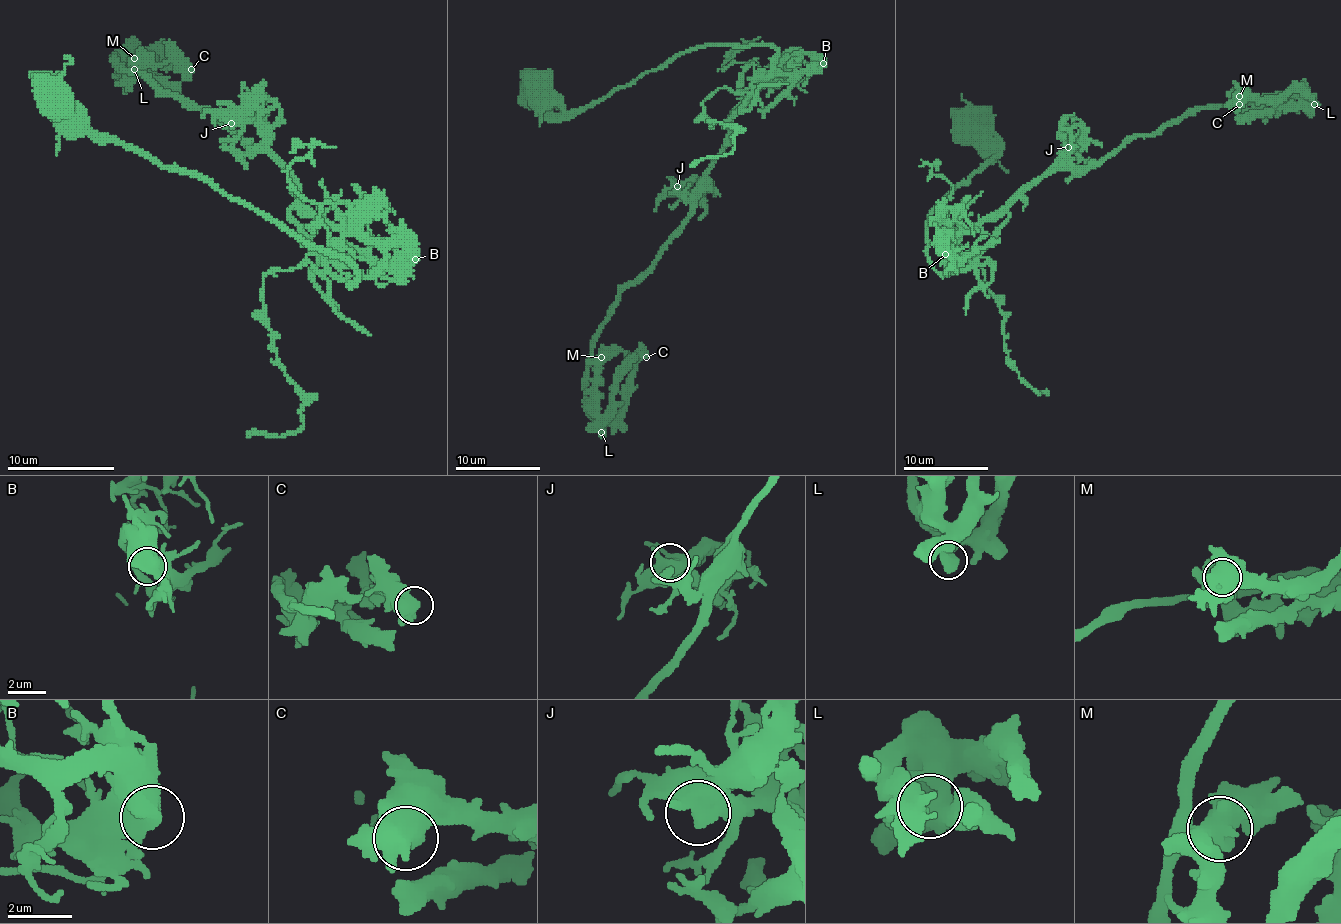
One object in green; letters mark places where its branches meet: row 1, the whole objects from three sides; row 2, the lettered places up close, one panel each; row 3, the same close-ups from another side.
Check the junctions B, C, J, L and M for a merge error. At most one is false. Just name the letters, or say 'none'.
B

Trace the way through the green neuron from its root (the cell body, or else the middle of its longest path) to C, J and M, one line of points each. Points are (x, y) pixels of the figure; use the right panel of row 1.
C: (970, 128), (993, 157), (927, 217), (938, 272), (976, 255), (1044, 176), (1099, 164), (1199, 109), (1239, 104)
J: (970, 128), (993, 157), (927, 217), (927, 259), (938, 272), (976, 255), (1008, 208), (1076, 145), (1068, 147)
M: (970, 128), (993, 157), (927, 217), (938, 272), (976, 255), (1044, 176), (1099, 164), (1133, 136), (1239, 96)

